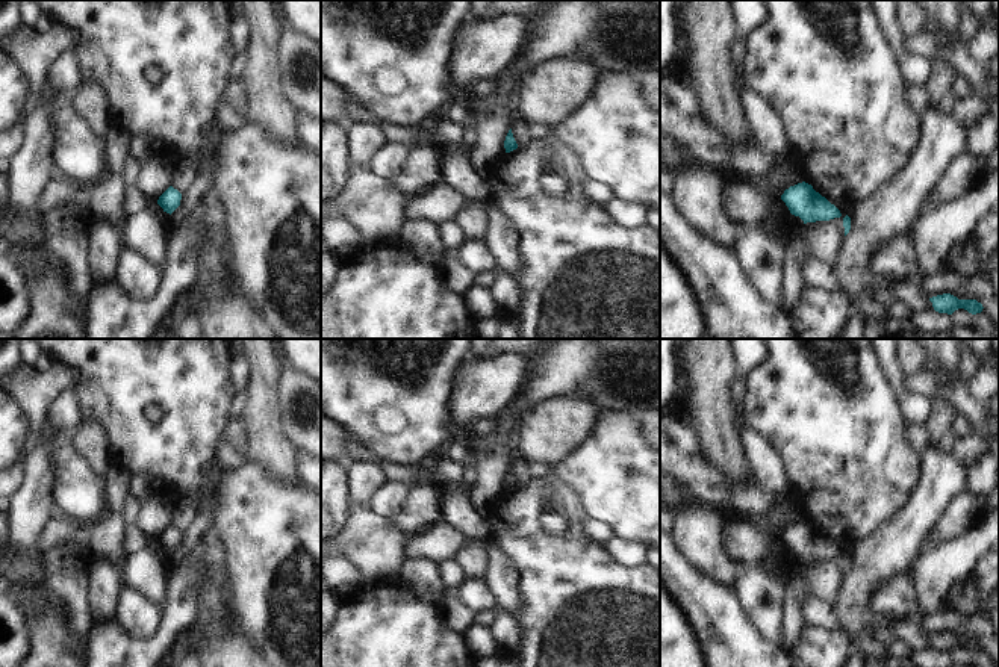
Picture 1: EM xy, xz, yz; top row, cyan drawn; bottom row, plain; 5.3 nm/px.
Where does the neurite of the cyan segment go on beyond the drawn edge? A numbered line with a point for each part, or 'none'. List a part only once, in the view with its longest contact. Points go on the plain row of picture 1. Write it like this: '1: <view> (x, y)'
none.

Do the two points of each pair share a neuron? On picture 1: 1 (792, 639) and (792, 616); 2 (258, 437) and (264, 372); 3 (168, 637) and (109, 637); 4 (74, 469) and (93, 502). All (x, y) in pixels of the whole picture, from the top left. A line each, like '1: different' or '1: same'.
1: same
2: same
3: same
4: same

